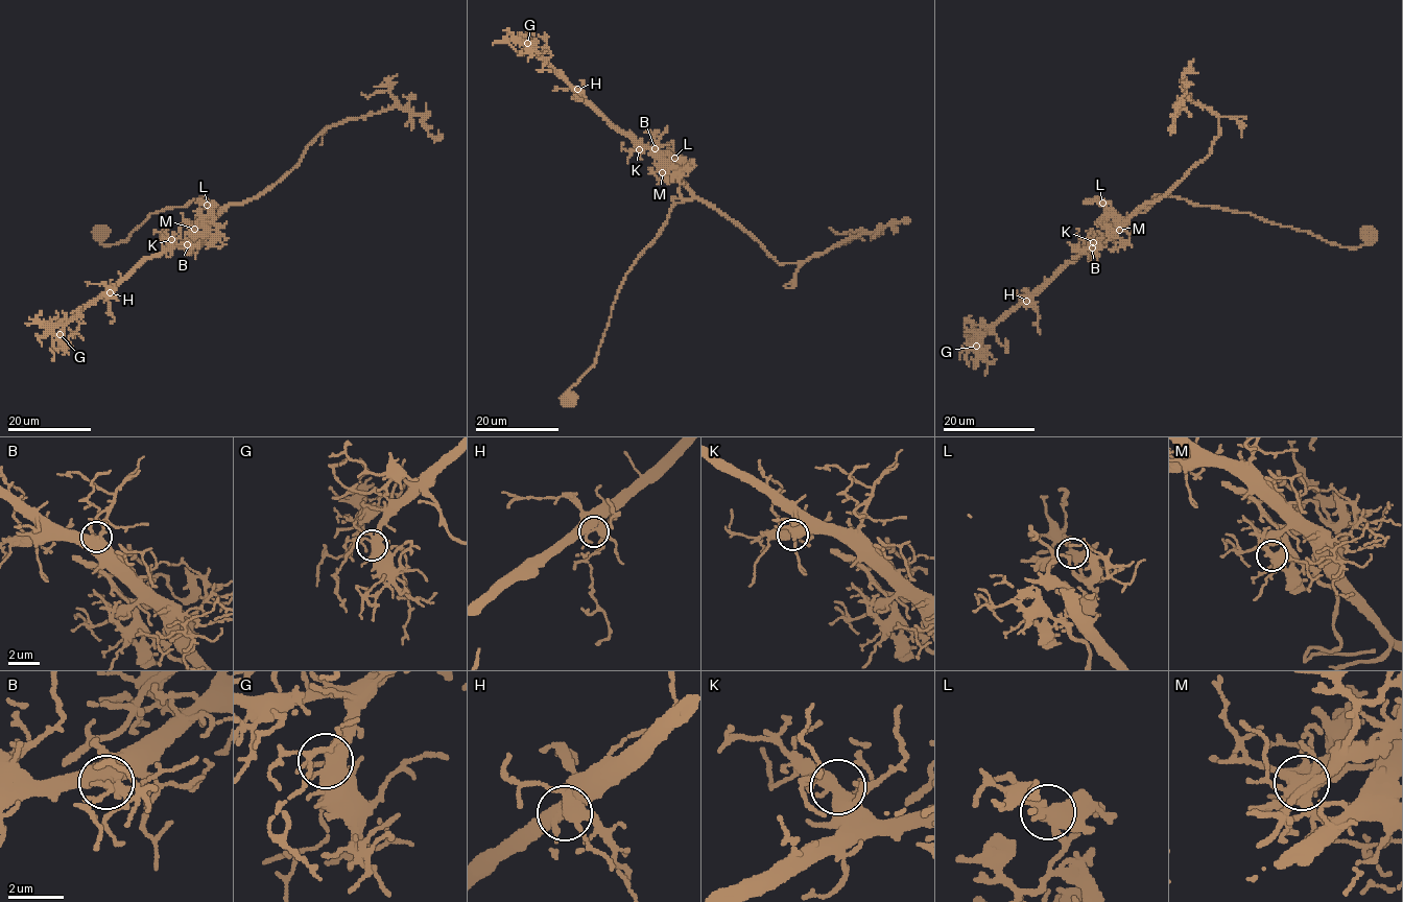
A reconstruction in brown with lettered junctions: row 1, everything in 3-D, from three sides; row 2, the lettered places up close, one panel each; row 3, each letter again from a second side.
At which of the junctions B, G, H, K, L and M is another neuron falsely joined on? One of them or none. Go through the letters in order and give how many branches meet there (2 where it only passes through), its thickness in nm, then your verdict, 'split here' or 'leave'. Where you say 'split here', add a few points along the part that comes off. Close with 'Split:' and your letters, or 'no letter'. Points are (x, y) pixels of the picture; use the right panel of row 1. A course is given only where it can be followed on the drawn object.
B: 4 branches meet; 400 nm thick; leave
G: 6 branches meet; 440 nm thick; leave
H: 6 branches meet; 460 nm thick; leave
K: 5 branches meet; 440 nm thick; leave
L: 4 branches meet; 400 nm thick; leave
M: 6 branches meet; 440 nm thick; split here; foreign part runs (1119, 229), (1130, 216), (1149, 208), (1148, 203), (1147, 209)
Split: M

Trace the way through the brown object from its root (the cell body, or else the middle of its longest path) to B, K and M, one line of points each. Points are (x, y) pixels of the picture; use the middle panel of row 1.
B: (568, 397), (595, 362), (626, 273), (655, 238), (669, 210), (693, 197), (655, 148)
K: (568, 397), (595, 362), (626, 273), (655, 238), (669, 210), (693, 197), (650, 150), (639, 149)
M: (568, 397), (595, 362), (626, 273), (655, 238), (669, 210), (693, 197), (674, 176), (662, 173)

